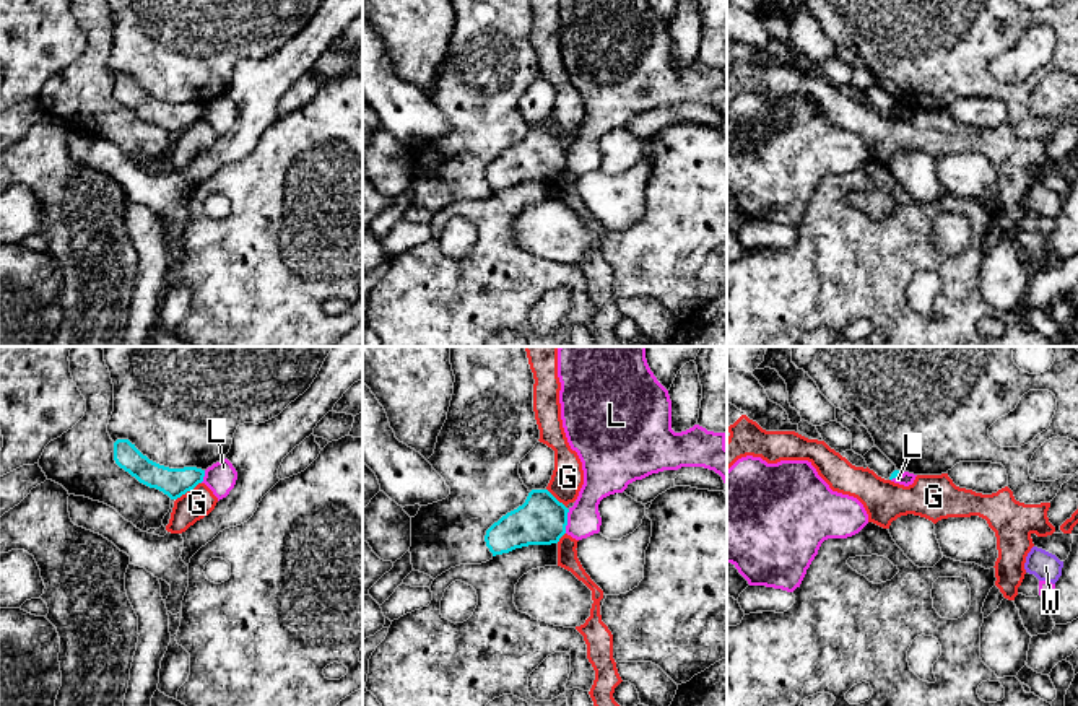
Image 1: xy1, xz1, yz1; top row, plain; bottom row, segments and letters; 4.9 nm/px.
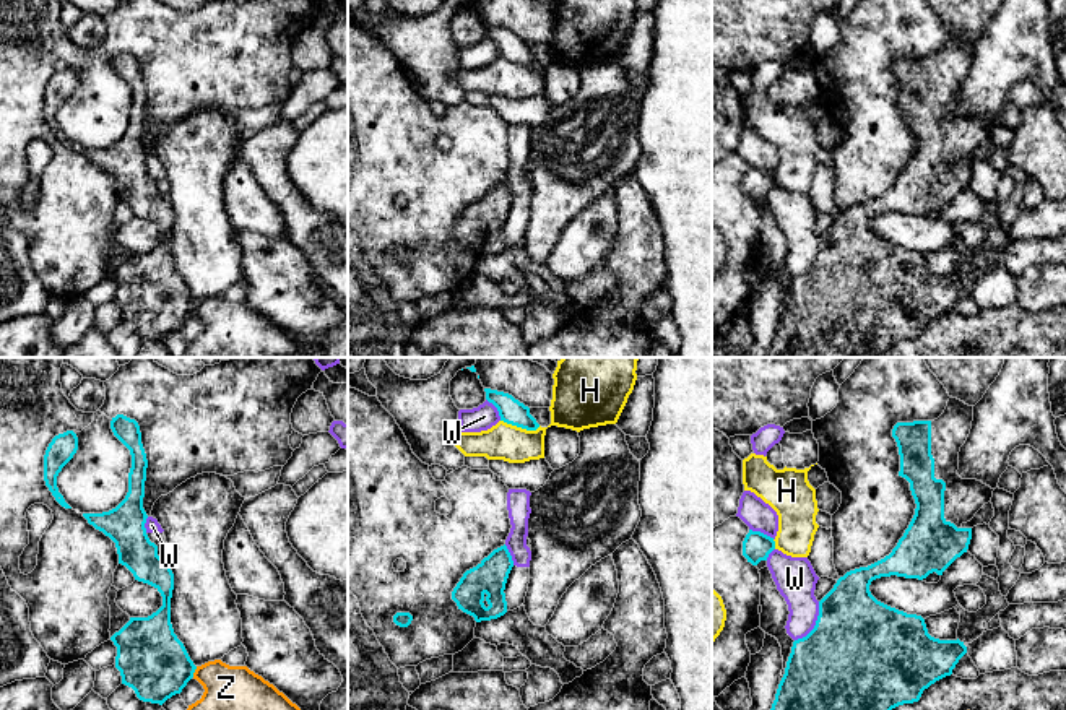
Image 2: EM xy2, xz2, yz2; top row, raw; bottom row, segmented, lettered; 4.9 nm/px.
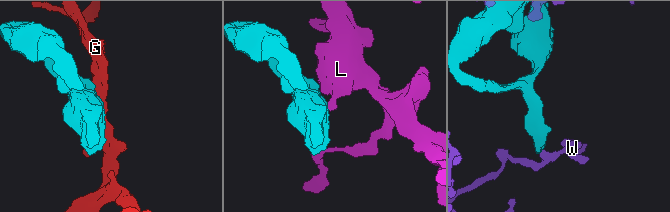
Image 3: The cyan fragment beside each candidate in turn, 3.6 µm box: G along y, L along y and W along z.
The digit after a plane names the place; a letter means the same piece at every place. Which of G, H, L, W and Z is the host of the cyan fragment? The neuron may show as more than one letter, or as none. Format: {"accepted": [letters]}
{"accepted": []}

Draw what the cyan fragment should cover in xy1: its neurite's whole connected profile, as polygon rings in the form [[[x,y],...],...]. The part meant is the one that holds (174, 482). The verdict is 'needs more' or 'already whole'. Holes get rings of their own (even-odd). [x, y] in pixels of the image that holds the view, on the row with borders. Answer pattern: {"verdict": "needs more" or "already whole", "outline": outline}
{"verdict": "already whole", "outline": [[[128,439],[114,442],[115,464],[135,477],[140,483],[156,488],[177,499],[203,482],[205,470],[197,467],[169,468],[150,460]]]}

